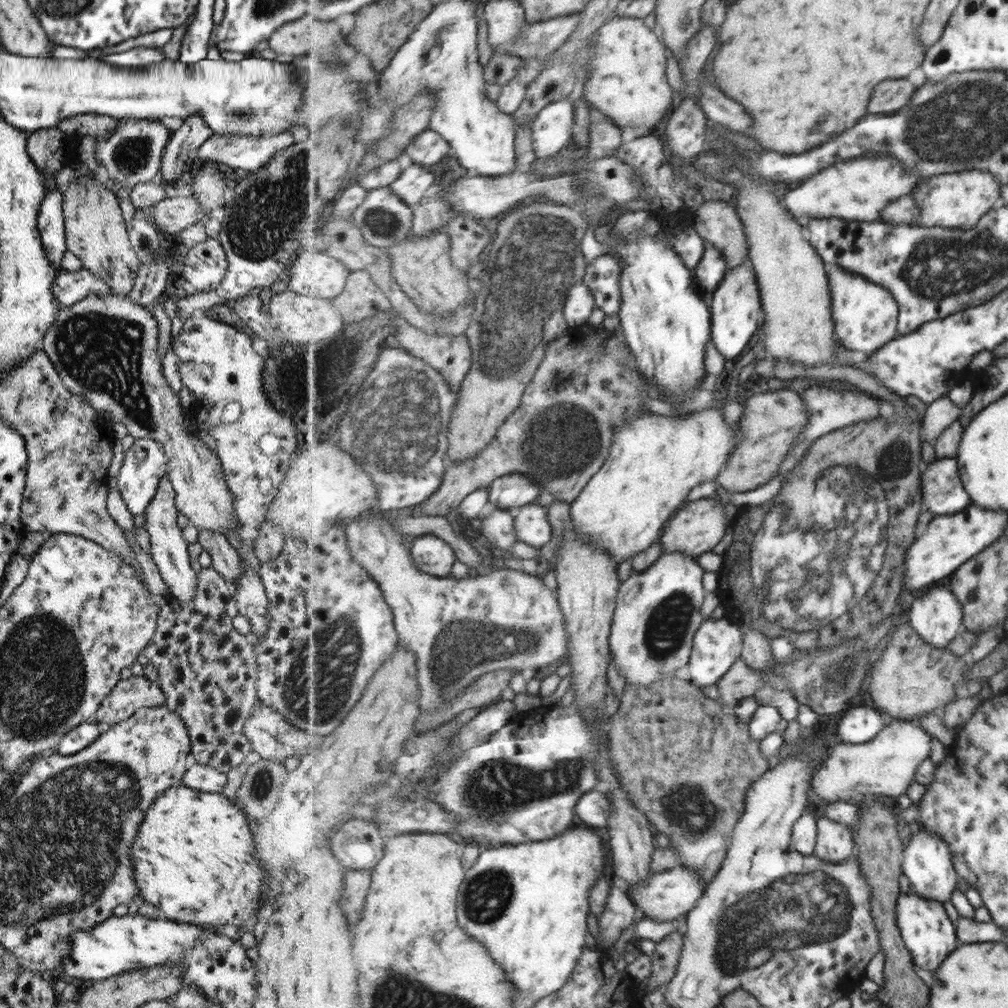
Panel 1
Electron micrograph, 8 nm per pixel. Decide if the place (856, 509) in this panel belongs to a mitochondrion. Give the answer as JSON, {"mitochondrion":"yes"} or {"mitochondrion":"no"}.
{"mitochondrion":"yes"}

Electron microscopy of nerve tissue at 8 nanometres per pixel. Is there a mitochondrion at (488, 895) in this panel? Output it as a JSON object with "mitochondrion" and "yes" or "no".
{"mitochondrion":"yes"}

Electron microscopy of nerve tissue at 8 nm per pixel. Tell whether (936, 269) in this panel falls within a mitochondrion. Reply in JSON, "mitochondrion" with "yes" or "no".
{"mitochondrion":"yes"}

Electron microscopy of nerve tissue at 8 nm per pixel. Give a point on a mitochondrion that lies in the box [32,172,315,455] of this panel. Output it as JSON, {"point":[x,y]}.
{"point":[99,352]}

